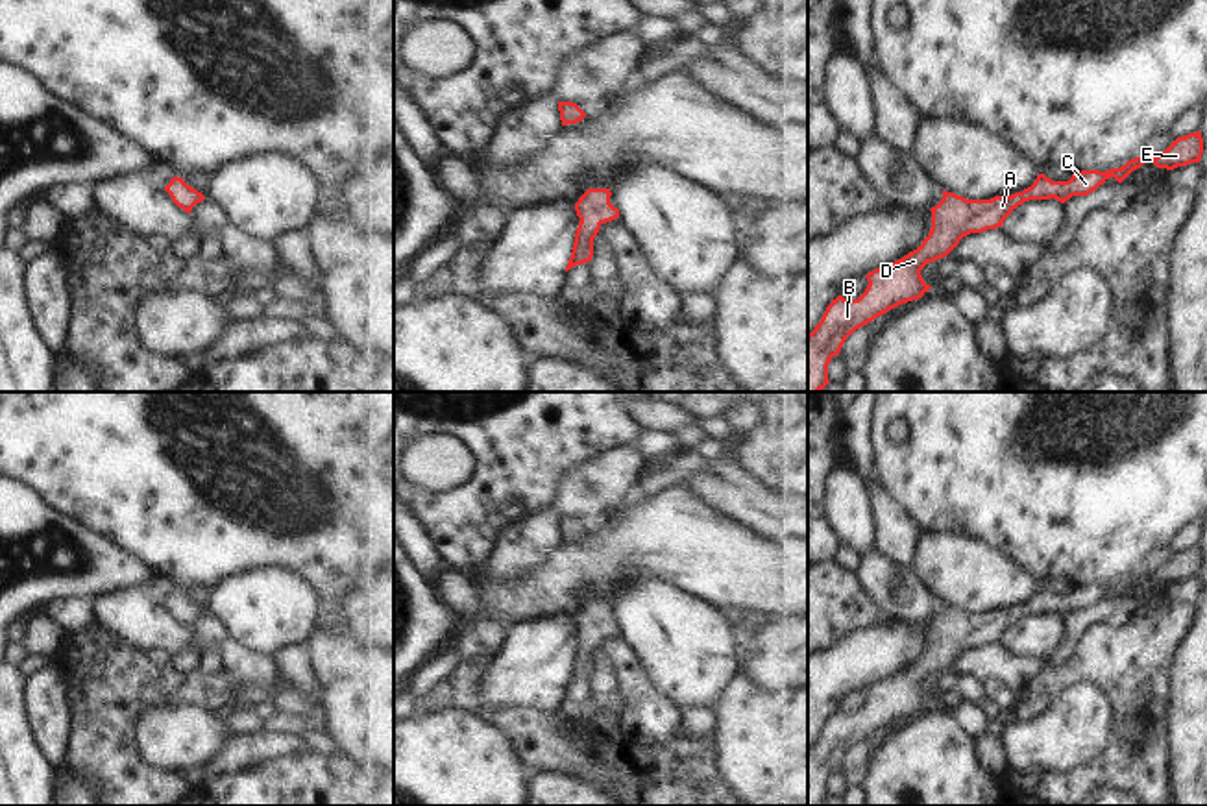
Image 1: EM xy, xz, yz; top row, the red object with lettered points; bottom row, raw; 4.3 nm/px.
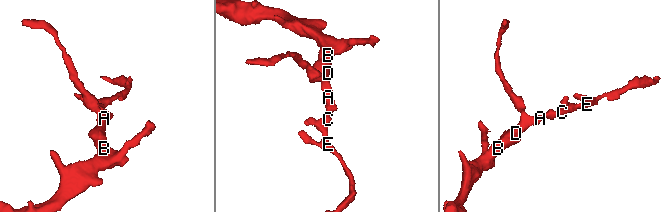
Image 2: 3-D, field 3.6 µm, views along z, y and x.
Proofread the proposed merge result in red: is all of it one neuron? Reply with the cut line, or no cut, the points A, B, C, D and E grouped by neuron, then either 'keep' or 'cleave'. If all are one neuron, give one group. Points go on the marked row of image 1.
cut none; groups A B C D E; keep

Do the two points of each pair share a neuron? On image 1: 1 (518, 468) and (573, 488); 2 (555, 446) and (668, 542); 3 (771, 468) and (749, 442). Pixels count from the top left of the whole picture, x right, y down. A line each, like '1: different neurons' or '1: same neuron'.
1: different neurons
2: different neurons
3: same neuron

